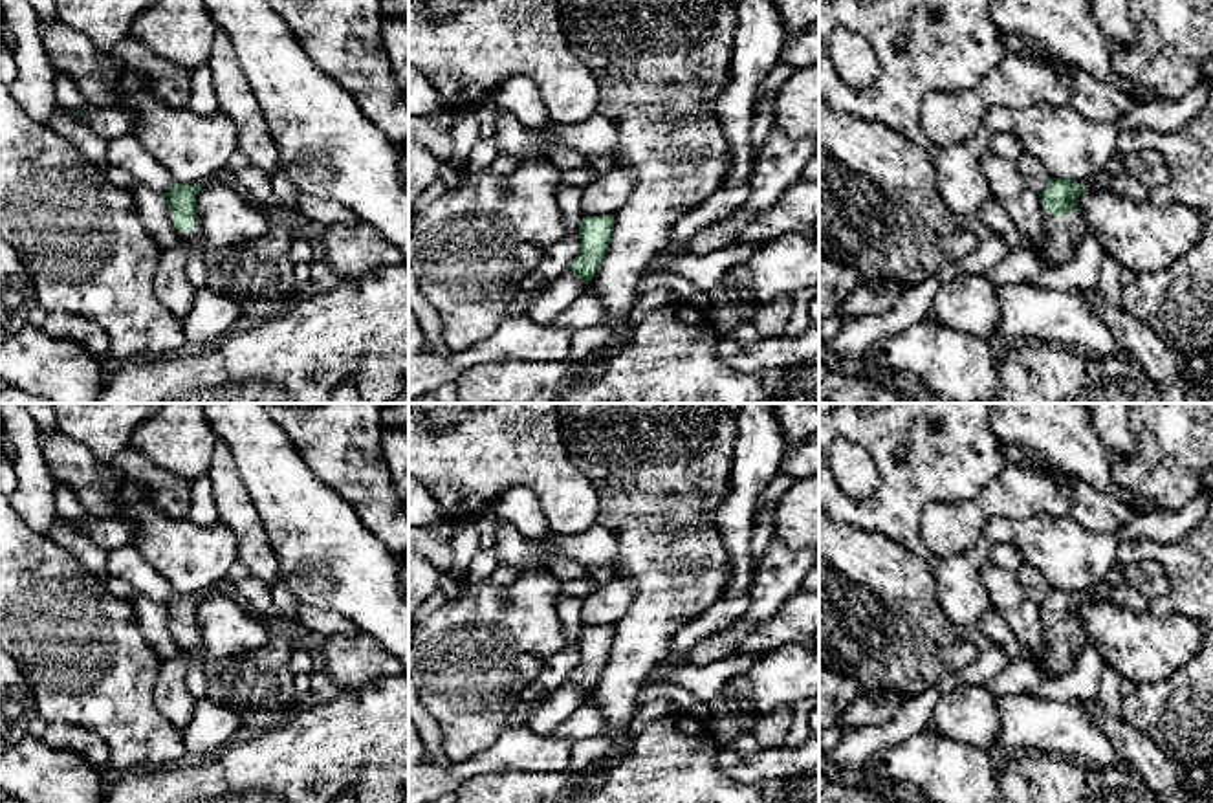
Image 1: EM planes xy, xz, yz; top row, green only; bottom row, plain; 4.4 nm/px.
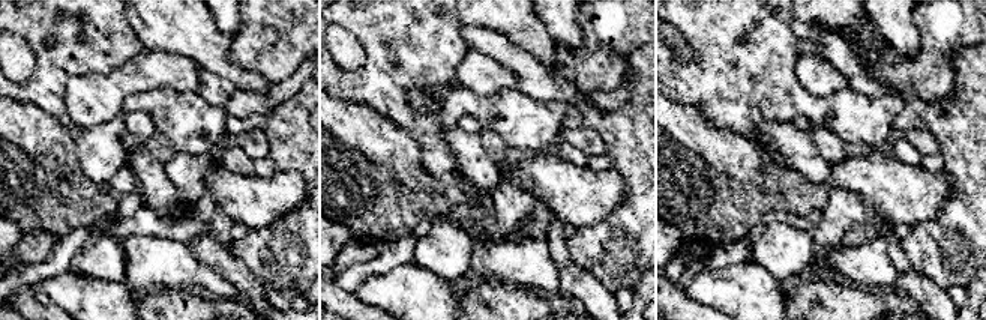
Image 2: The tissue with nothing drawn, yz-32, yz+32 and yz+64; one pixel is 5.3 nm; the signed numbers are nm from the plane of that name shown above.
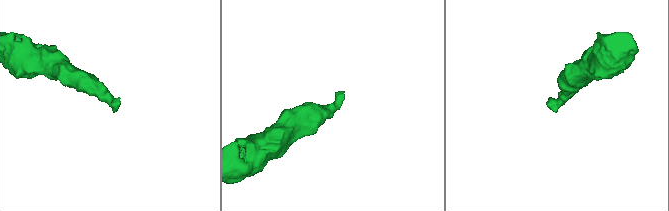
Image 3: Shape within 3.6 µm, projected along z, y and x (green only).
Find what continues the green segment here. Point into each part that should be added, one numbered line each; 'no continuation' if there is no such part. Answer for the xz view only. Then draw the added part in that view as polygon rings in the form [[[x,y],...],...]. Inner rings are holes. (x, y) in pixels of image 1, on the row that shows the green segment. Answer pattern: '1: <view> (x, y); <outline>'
no continuation

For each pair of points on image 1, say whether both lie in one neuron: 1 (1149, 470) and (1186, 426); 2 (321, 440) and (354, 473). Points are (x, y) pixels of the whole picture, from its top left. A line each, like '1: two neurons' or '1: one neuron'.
1: one neuron
2: one neuron

